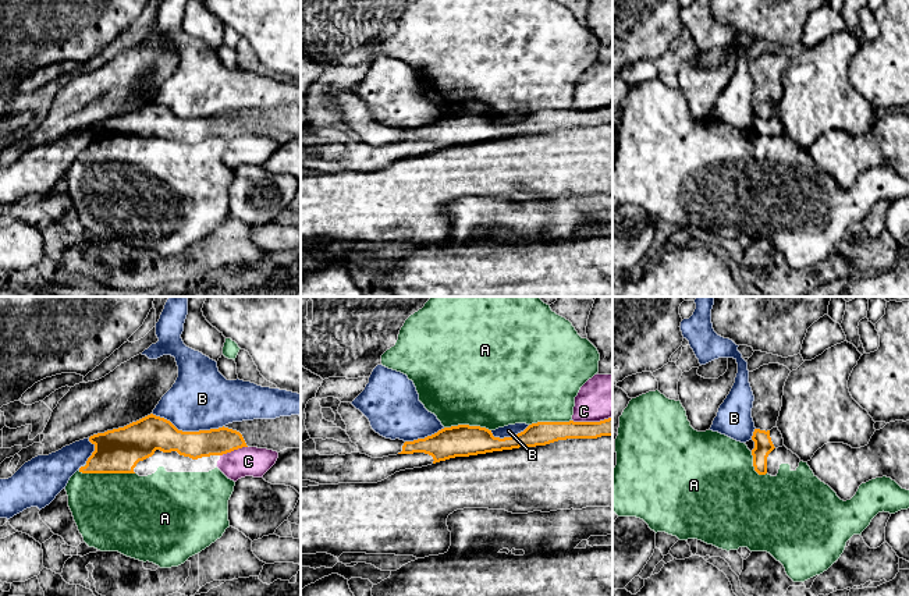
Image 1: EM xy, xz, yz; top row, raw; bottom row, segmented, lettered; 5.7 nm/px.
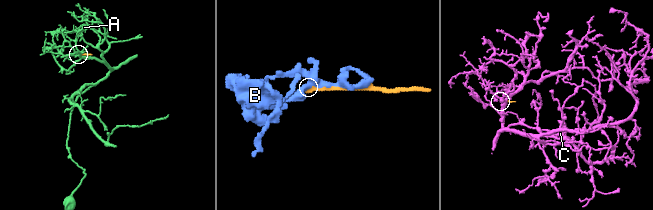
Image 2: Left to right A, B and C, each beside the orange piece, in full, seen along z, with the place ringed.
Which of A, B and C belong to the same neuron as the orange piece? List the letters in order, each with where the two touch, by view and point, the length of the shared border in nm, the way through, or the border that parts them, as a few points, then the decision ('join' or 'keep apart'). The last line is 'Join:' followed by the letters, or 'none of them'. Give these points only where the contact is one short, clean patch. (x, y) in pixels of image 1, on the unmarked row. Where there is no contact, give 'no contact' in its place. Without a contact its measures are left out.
A: xy (106, 160) | 320 nm | keep apart
B: xy (188, 120) | 420 nm | keep apart
C: xy (233, 138) | 170 nm | keep apart
Join: none of them

